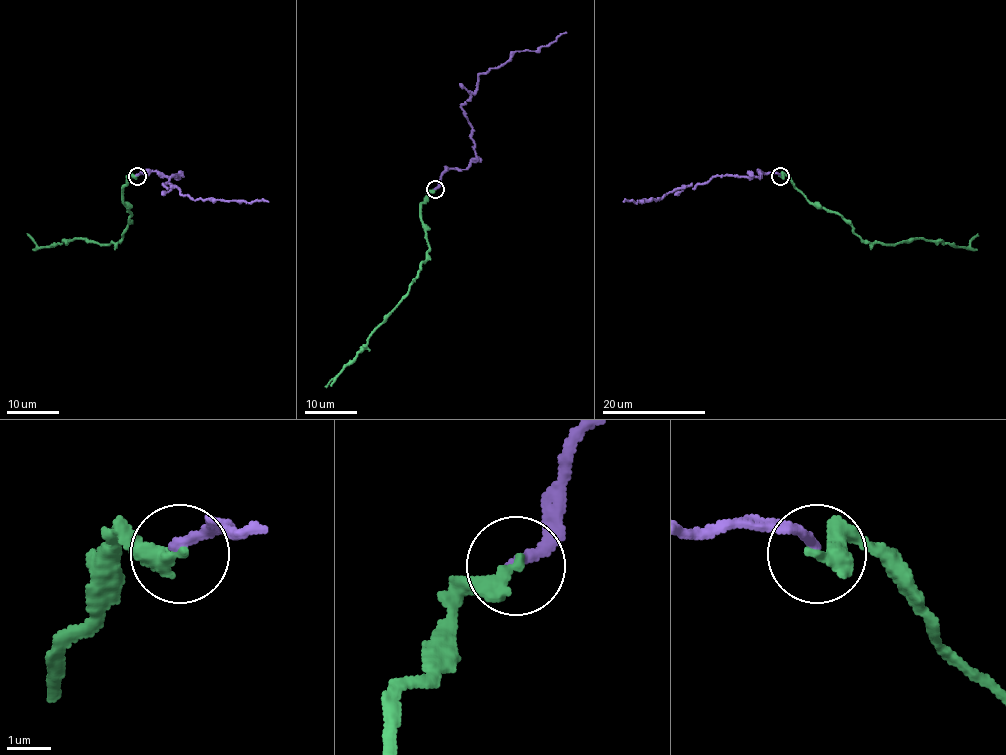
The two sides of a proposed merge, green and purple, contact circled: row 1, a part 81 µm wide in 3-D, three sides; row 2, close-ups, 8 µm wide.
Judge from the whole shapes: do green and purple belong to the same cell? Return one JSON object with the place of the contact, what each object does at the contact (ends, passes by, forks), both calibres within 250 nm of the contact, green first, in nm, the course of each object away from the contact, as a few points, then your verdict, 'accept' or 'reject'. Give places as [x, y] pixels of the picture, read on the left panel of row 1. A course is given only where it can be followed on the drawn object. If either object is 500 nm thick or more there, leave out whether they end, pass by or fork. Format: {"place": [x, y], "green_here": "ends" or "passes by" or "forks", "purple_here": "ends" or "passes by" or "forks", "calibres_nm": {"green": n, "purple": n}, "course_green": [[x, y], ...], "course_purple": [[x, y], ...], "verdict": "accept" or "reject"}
{"place": [137, 176], "green_here": "ends", "purple_here": "ends", "calibres_nm": {"green": 420, "purple": 240}, "course_green": [[137, 176], [129, 175], [123, 188], [123, 202], [131, 212], [118, 242], [74, 238], [39, 247], [27, 233]], "course_purple": [[137, 175], [158, 171], [173, 175], [163, 184], [168, 188], [175, 185], [193, 199], [268, 202]], "verdict": "accept"}

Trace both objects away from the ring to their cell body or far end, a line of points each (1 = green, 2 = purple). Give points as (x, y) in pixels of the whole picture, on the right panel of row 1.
1: (780, 176), (785, 175), (810, 202), (838, 212), (863, 241), (889, 244), (925, 238), (967, 247), (977, 233)
2: (780, 175), (761, 171), (761, 176), (717, 175), (660, 199), (623, 202)

